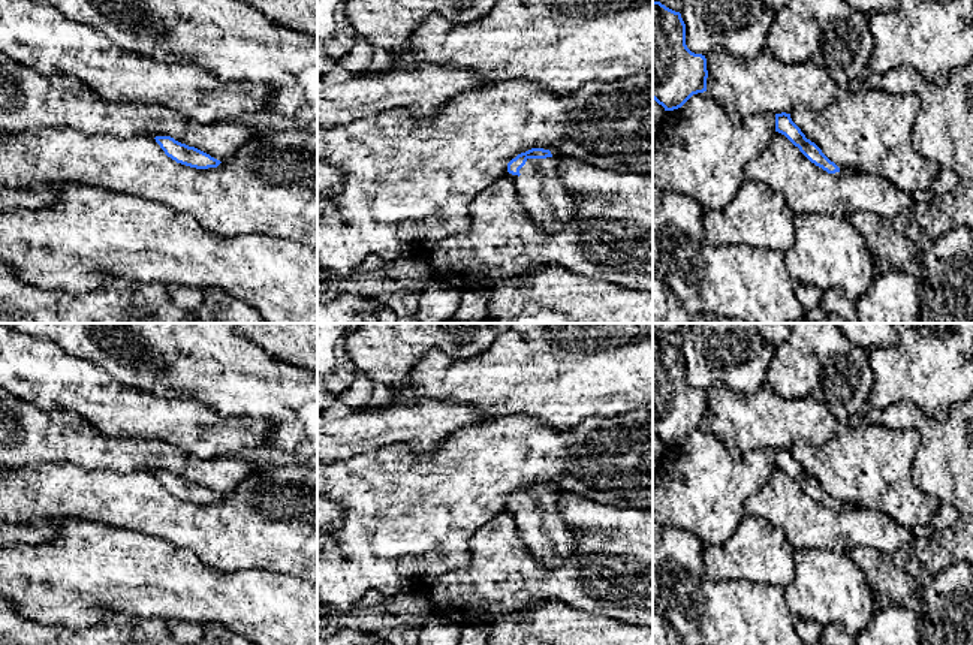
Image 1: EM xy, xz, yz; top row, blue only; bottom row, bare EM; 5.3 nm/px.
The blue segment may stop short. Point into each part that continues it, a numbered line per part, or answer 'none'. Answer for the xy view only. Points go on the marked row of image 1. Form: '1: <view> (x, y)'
none

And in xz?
1: xz (539, 189)

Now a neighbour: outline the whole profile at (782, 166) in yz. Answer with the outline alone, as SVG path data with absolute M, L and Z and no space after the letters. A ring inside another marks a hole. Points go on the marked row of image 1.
M778 132L772 133L766 150L747 163L745 178L780 193L795 215L874 213L894 218L915 205L912 195L886 178L828 174Z

